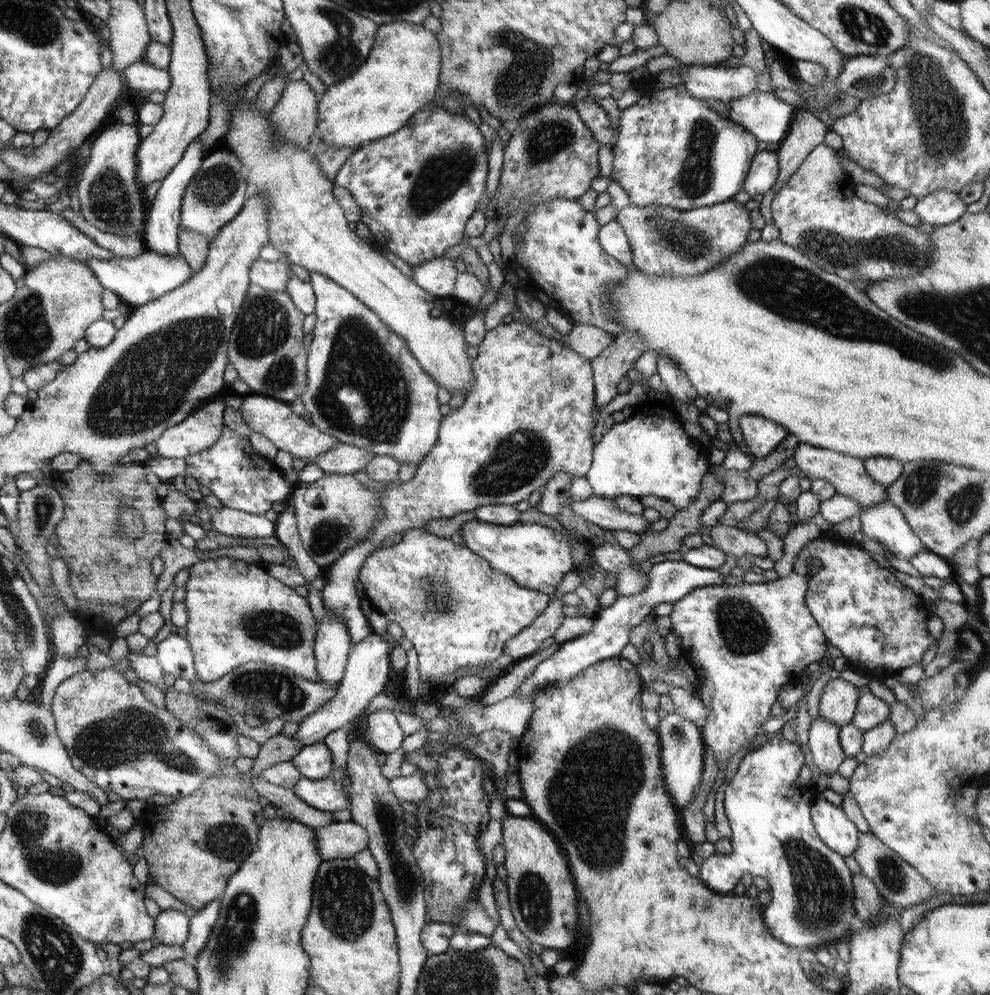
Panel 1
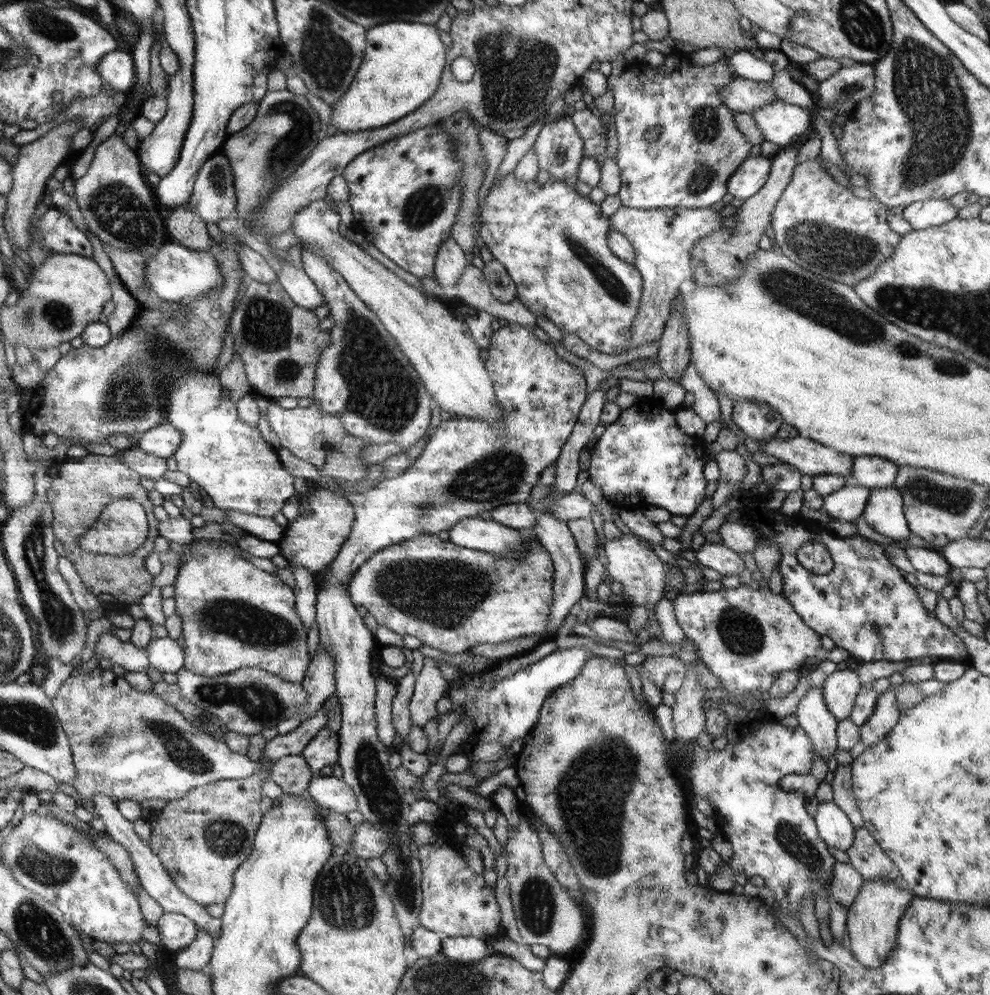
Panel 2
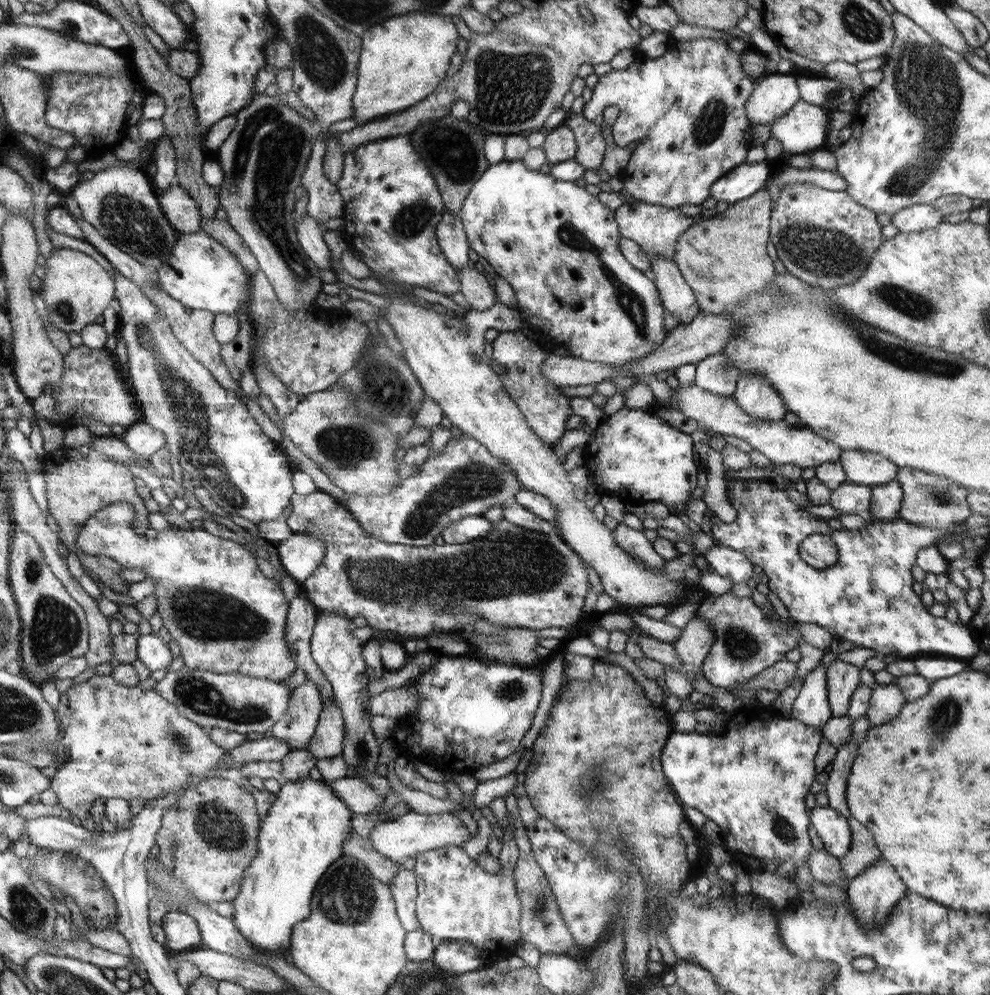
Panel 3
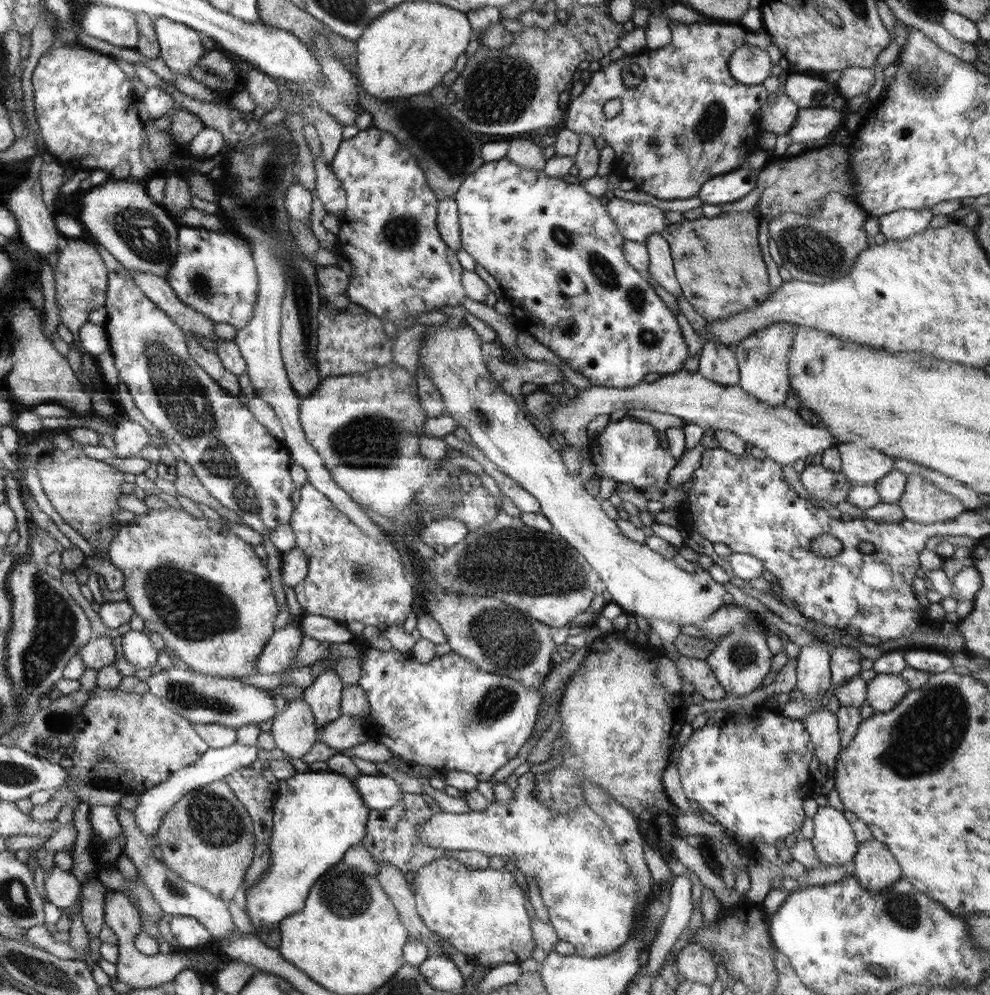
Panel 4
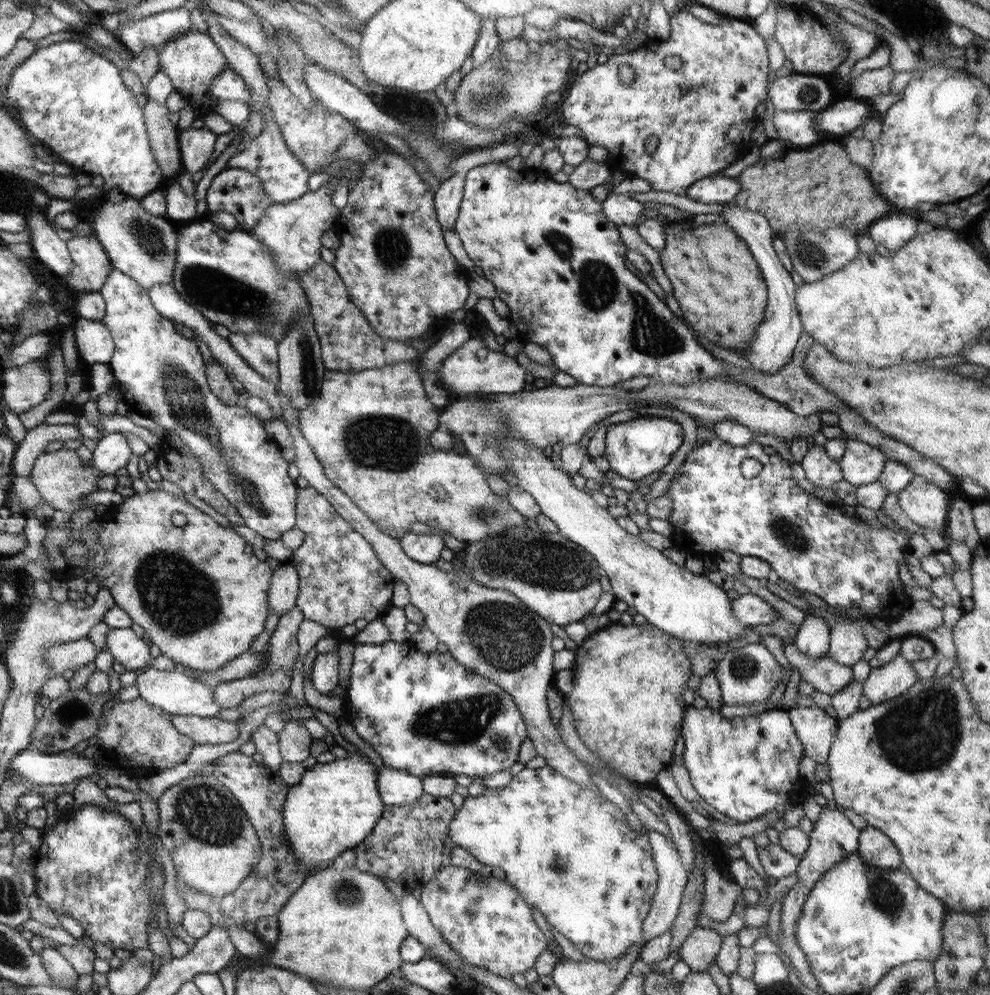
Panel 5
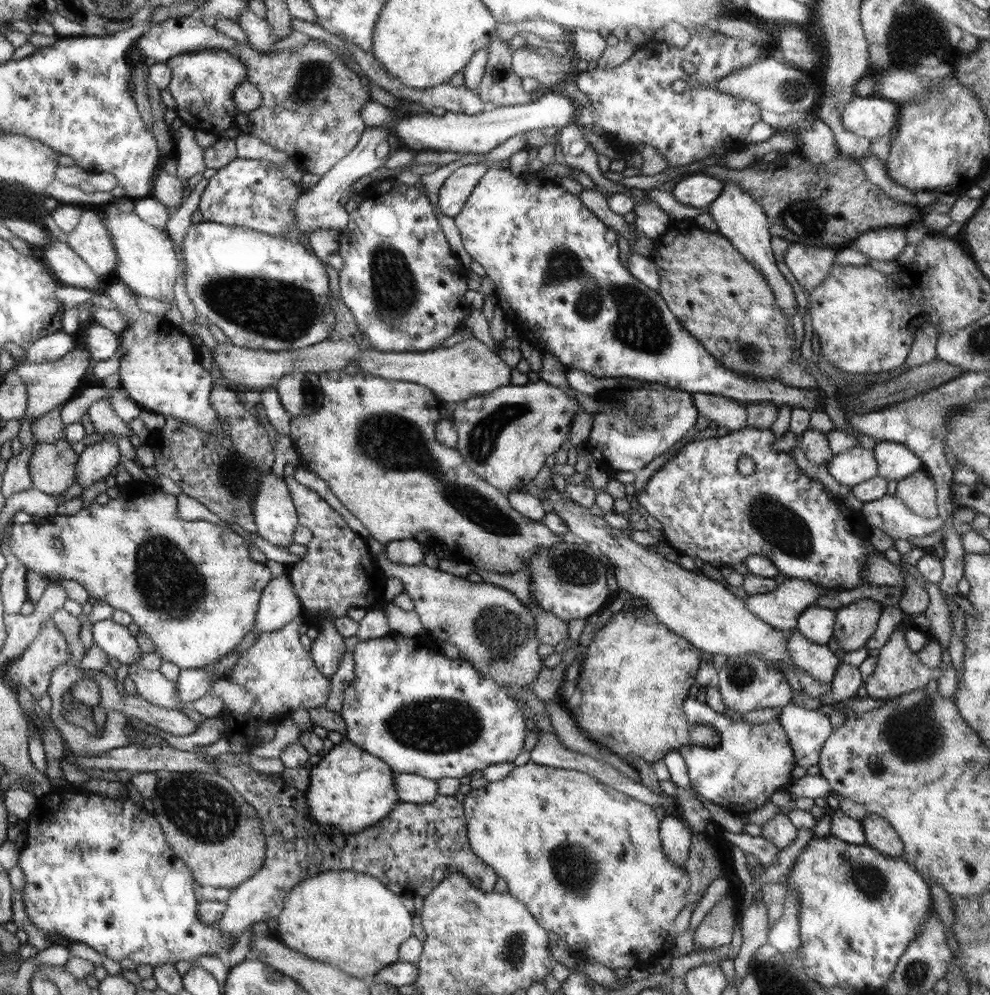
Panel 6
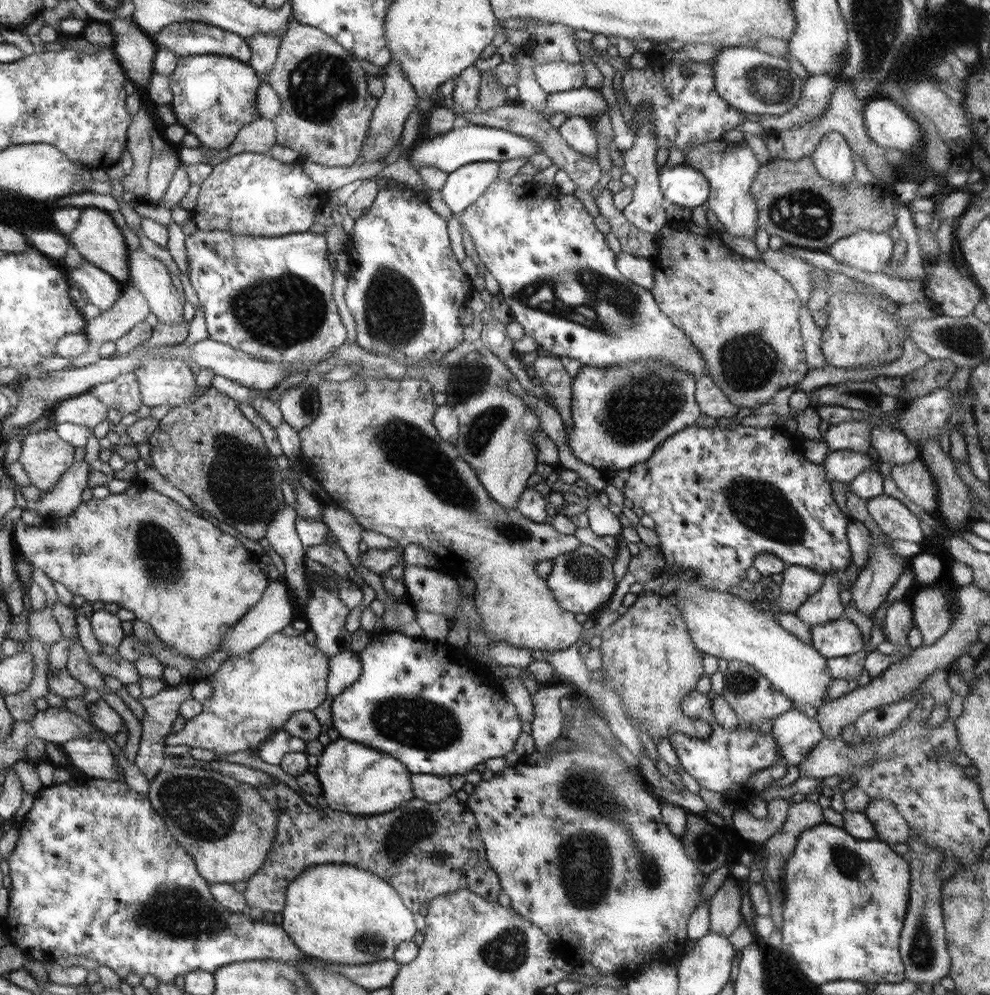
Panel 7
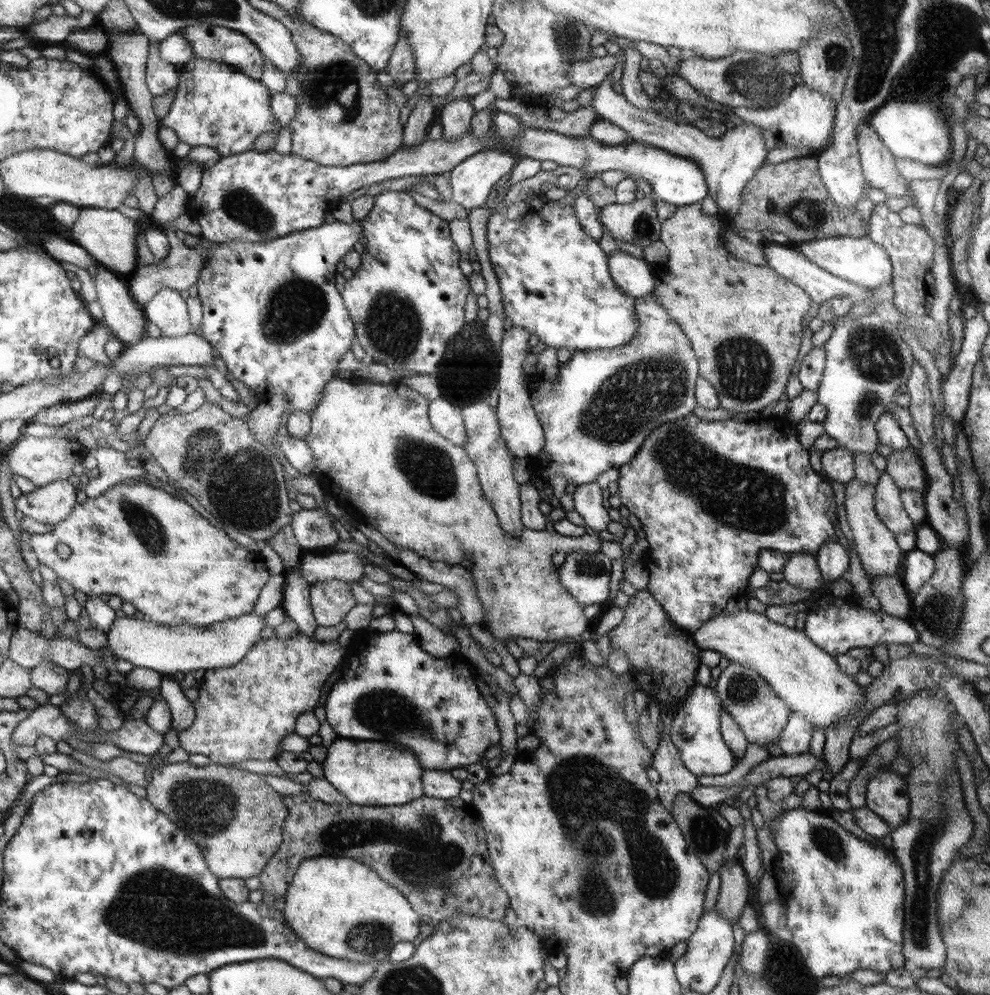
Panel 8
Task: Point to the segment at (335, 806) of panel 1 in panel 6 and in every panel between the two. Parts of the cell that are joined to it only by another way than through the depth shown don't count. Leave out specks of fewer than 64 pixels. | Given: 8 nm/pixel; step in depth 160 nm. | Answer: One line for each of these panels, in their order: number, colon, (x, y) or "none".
2: (332, 793)
3: (358, 795)
4: (380, 792)
5: (397, 787)
6: (413, 788)

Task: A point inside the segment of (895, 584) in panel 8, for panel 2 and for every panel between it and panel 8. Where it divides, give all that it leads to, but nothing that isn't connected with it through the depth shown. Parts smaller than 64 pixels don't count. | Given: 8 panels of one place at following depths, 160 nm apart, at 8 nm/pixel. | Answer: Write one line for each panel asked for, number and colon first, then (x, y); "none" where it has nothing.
2: (886, 714)
3: (887, 700)
4: (885, 691)
5: (883, 684)
6: (898, 671)
7: (899, 617)

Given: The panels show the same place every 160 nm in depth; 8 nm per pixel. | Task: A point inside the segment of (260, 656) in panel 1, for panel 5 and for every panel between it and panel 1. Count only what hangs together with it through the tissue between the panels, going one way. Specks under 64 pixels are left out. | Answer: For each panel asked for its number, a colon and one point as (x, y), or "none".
2: (234, 615)
3: (226, 617)
4: (170, 560)
5: (200, 594)

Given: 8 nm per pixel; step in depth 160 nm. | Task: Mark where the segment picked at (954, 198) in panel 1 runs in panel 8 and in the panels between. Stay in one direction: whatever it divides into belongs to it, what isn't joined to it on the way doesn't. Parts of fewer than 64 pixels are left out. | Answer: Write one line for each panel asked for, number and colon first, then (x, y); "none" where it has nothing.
2: (922, 215)
3: (916, 218)
4: (903, 224)
5: (894, 231)
6: (886, 243)
7: (871, 252)
8: (860, 261)

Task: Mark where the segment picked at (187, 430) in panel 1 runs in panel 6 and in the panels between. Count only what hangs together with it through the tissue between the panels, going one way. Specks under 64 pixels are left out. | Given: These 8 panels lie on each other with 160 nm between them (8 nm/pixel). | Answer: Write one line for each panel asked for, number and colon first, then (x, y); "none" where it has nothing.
2: (163, 440)
3: (141, 438)
4: (130, 437)
5: (112, 453)
6: (95, 462)

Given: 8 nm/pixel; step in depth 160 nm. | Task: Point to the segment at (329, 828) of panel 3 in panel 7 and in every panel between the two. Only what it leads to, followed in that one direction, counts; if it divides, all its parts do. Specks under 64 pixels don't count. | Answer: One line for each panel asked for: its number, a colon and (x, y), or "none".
4: (319, 815)
5: (336, 805)
6: (350, 789)
7: (350, 783)

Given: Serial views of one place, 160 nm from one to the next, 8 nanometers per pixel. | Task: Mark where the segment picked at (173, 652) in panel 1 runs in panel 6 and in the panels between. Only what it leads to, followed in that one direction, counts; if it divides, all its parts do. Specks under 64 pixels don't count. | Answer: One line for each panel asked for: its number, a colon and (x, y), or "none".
2: (166, 655)
3: (152, 651)
4: (139, 651)
5: (133, 652)
6: (114, 639)

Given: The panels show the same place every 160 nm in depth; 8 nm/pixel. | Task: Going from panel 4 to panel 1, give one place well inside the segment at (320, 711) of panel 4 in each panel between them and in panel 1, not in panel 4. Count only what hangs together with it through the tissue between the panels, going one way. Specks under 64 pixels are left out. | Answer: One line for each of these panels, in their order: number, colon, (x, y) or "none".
1: (316, 761)
2: (323, 750)
3: (327, 742)

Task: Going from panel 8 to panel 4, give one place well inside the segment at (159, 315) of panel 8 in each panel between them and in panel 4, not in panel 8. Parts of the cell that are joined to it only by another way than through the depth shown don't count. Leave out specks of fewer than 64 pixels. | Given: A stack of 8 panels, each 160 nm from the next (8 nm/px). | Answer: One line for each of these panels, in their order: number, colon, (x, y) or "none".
4: (120, 215)
5: (143, 246)
6: (148, 265)
7: (150, 276)

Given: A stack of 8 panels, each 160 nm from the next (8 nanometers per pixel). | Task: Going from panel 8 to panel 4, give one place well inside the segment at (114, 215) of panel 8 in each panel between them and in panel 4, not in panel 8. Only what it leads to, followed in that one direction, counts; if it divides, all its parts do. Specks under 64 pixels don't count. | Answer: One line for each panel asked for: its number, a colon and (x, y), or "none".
4: (81, 278)
5: (93, 265)
6: (90, 239)
7: (100, 242)

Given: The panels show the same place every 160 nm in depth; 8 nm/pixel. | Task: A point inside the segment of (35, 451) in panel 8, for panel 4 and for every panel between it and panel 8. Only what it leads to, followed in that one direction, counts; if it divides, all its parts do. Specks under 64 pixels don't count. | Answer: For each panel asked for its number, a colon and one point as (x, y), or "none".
4: (84, 491)
5: (63, 480)
6: (52, 466)
7: (45, 456)

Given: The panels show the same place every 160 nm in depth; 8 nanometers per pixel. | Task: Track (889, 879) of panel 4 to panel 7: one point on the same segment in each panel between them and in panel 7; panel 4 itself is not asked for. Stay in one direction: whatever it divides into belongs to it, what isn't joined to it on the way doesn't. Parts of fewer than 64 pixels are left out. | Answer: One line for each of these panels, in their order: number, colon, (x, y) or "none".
5: (875, 847)
6: (879, 833)
7: (891, 827)

